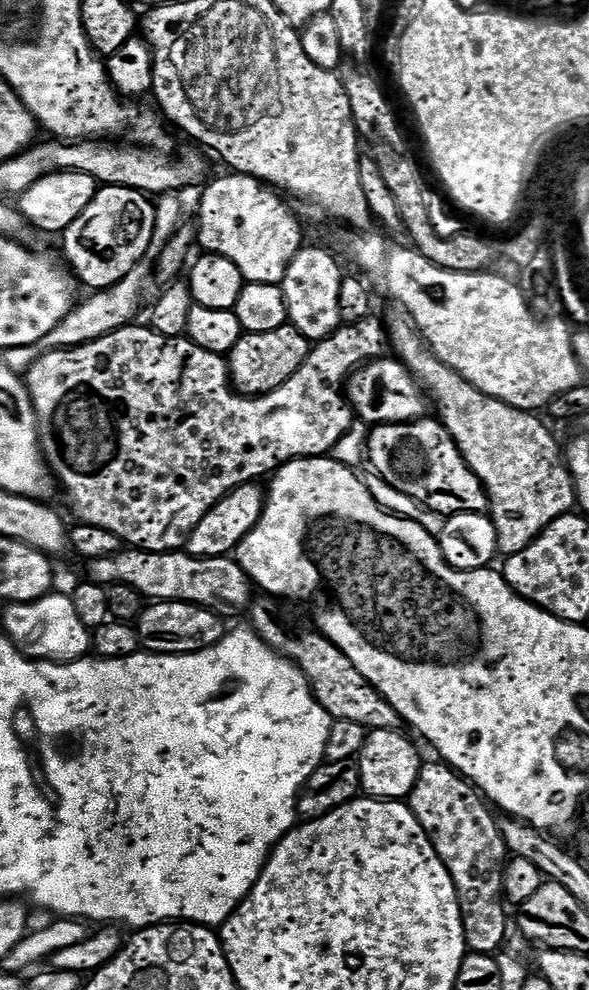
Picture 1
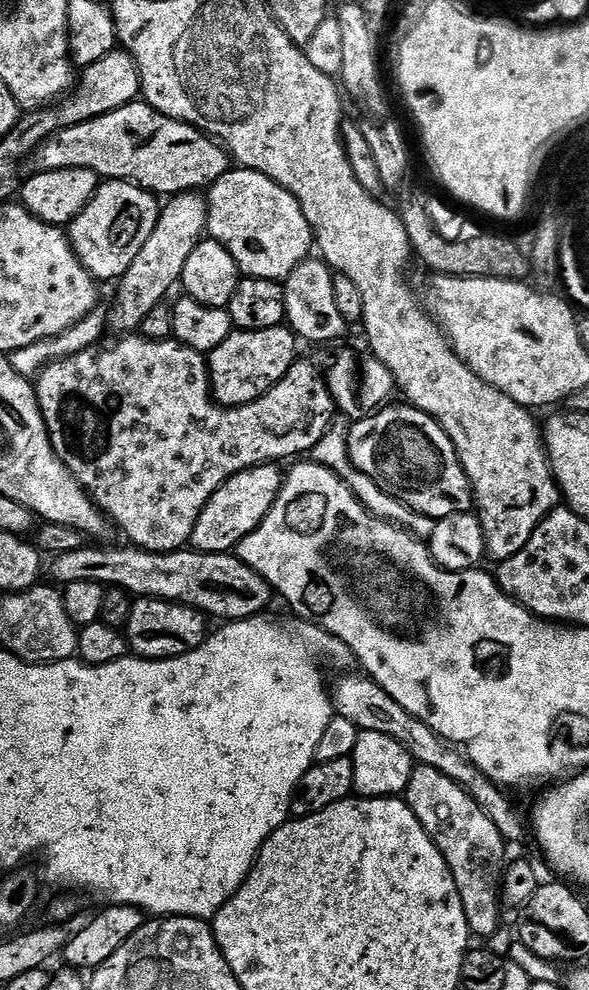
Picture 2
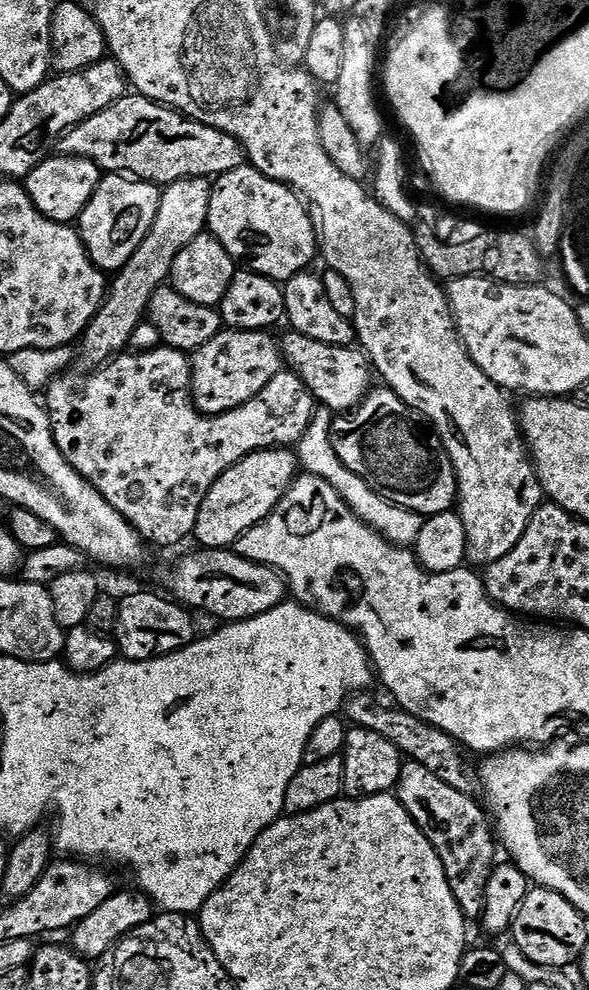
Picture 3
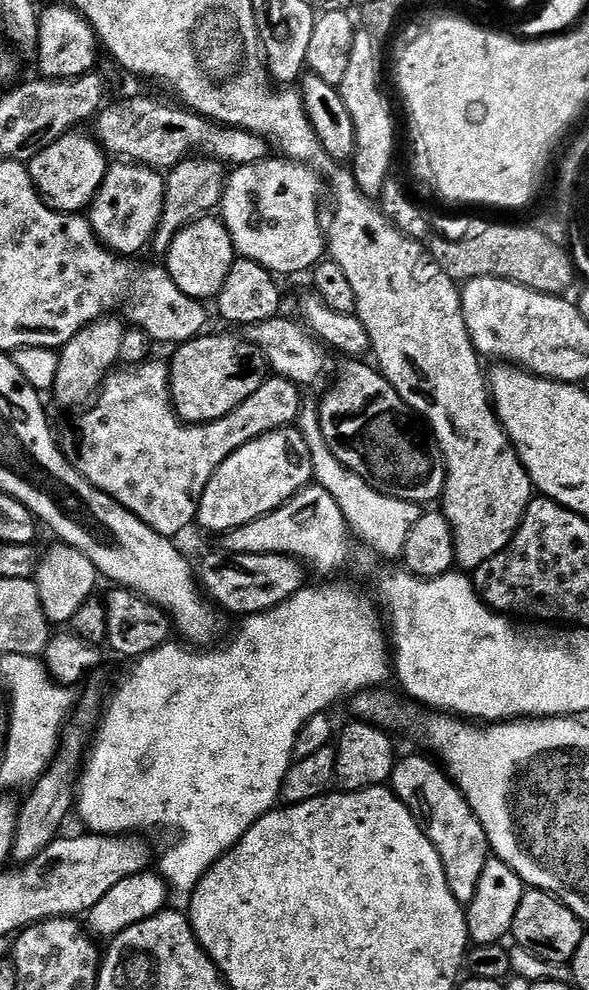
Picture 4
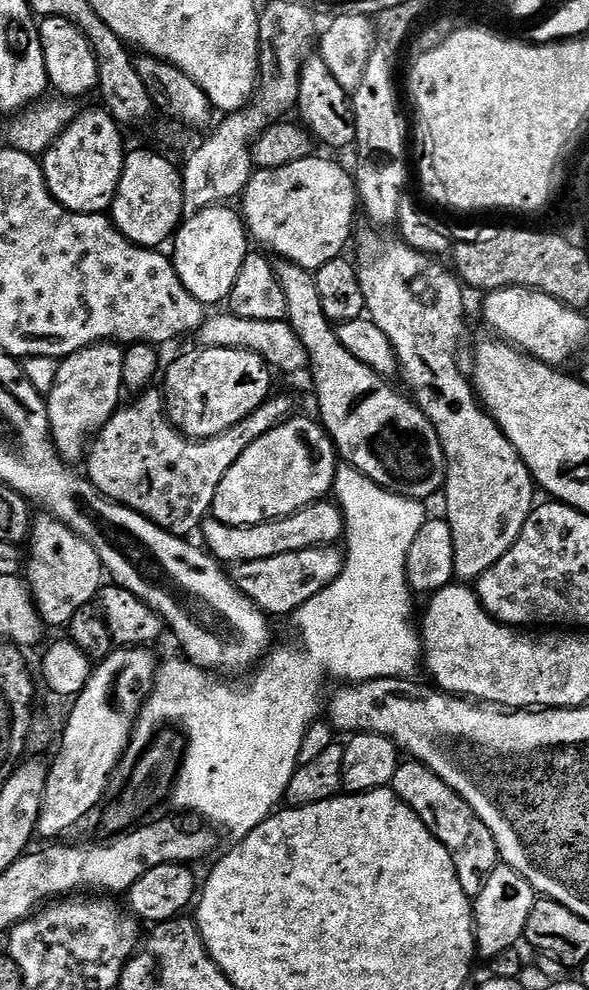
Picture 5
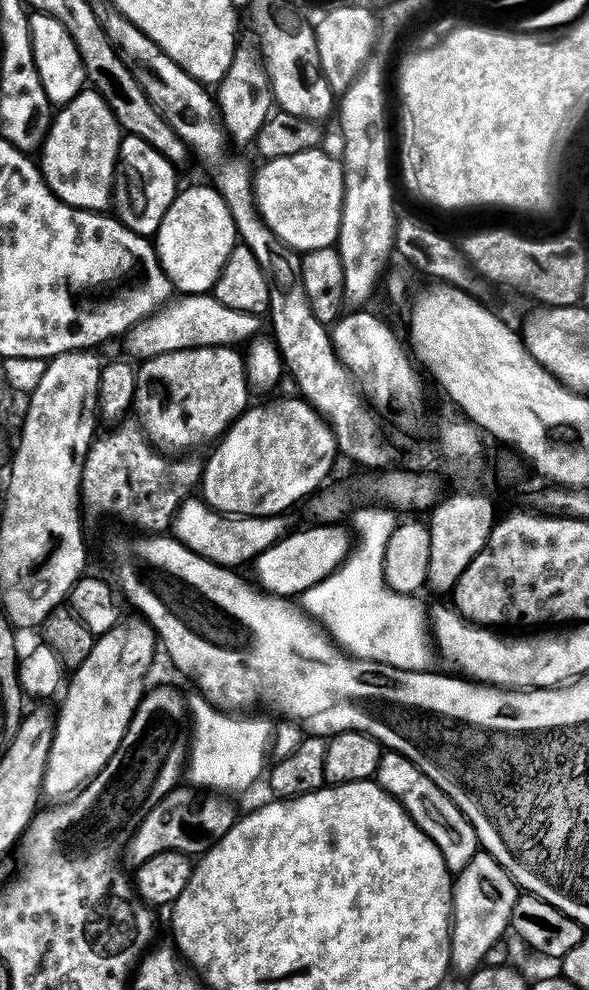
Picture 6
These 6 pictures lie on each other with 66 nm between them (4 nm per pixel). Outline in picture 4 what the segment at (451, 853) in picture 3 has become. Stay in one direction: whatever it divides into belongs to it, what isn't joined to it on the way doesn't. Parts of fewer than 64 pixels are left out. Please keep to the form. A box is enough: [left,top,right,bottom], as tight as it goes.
[390,755,490,906]

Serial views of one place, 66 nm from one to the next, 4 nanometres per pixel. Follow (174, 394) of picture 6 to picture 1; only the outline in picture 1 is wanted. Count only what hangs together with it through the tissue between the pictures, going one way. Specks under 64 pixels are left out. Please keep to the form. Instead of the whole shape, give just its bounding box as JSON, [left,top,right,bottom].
[227,323,310,396]

